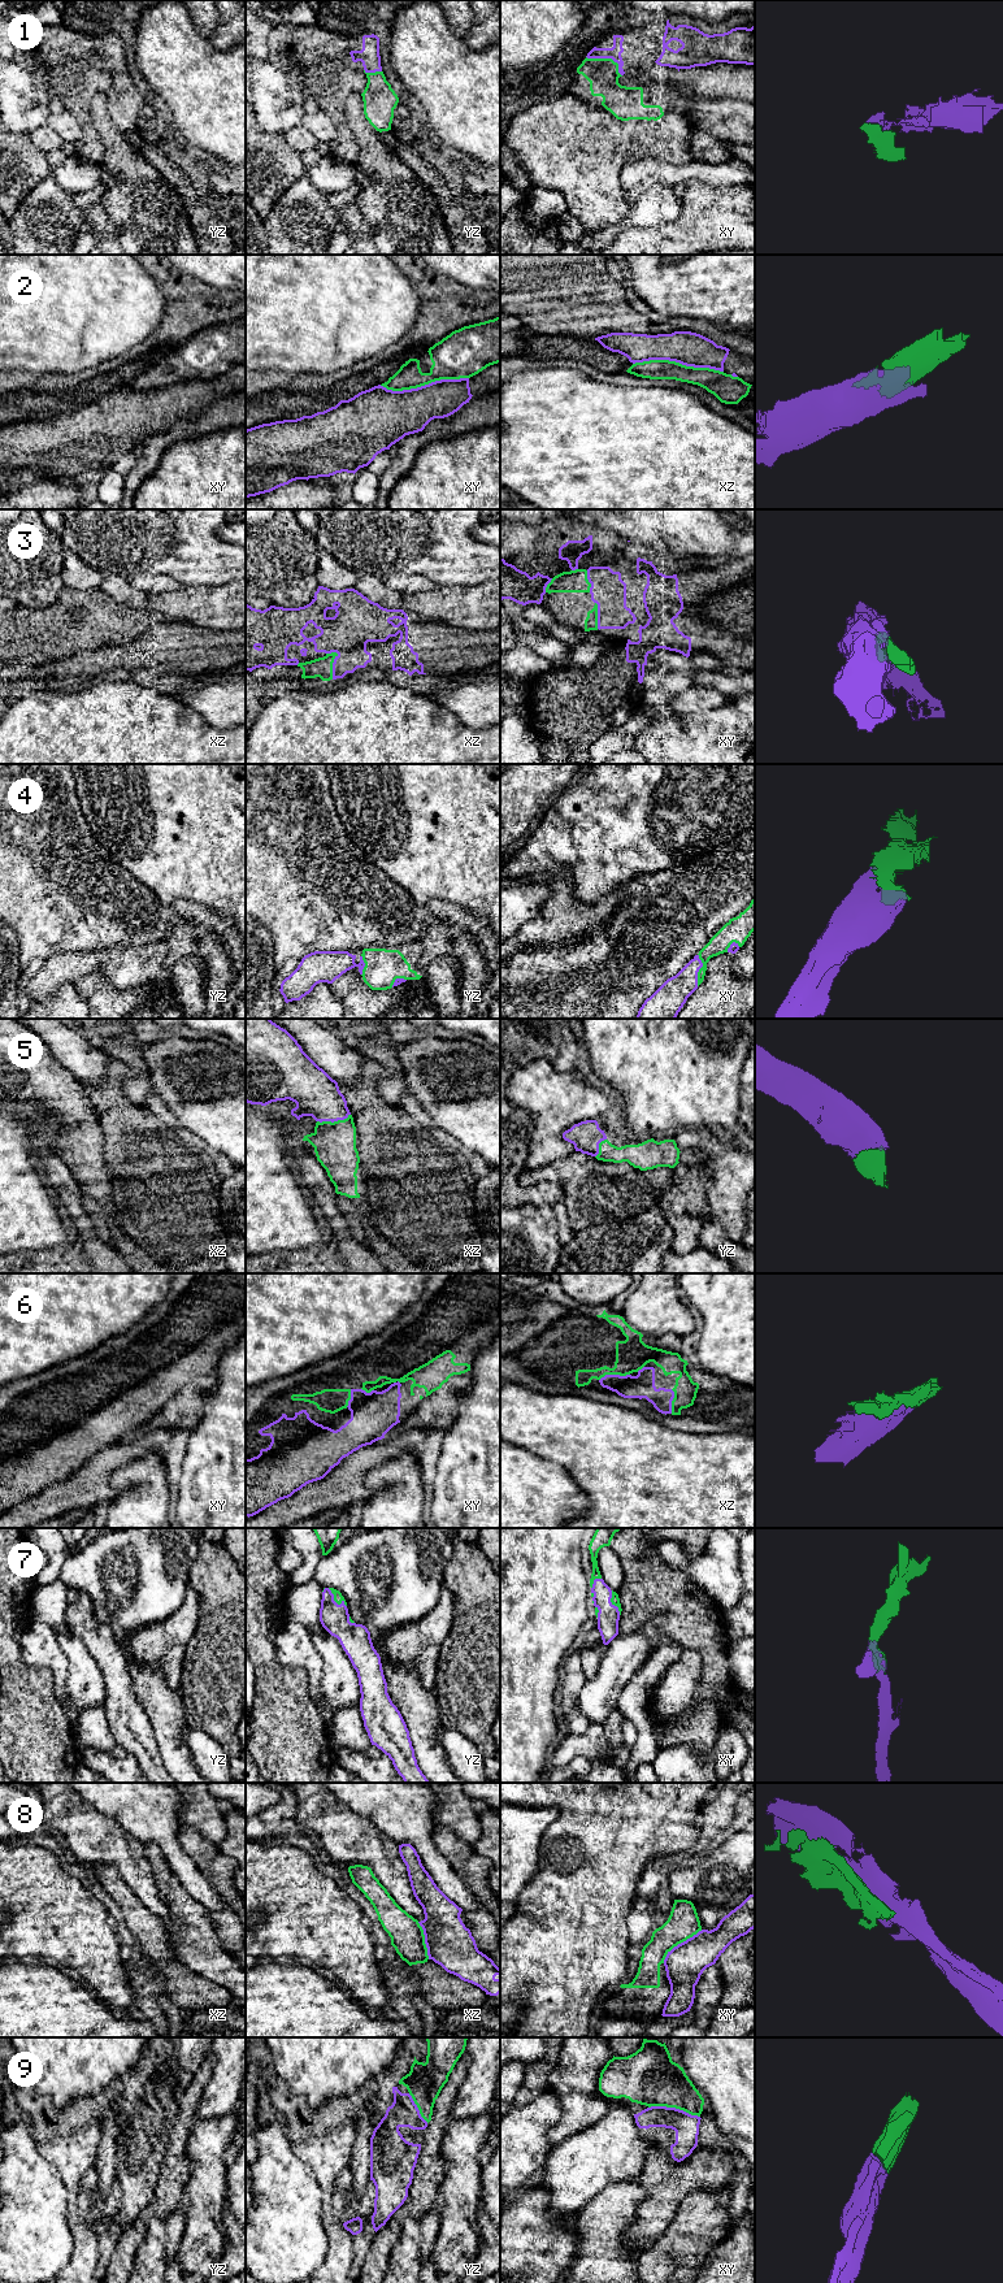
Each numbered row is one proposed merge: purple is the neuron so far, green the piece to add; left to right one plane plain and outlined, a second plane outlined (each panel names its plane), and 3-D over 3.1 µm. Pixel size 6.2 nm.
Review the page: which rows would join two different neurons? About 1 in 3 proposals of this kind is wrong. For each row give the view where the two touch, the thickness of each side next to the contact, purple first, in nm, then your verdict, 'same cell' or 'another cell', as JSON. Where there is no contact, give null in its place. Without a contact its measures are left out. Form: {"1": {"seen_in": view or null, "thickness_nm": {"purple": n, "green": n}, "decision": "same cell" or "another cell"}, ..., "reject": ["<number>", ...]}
{"1": {"seen_in": "xy", "thickness_nm": {"purple": 80, "green": 190}, "decision": "same cell"}, "2": {"seen_in": "xz", "thickness_nm": {"purple": 220, "green": 140}, "decision": "another cell"}, "3": {"seen_in": "xz", "thickness_nm": {"purple": 280, "green": 130}, "decision": "another cell"}, "4": {"seen_in": "xy", "thickness_nm": {"purple": 190, "green": 120}, "decision": "same cell"}, "5": {"seen_in": "xz", "thickness_nm": {"purple": 280, "green": 260}, "decision": "same cell"}, "6": {"seen_in": "xz", "thickness_nm": {"purple": 150, "green": 200}, "decision": "same cell"}, "7": {"seen_in": "yz", "thickness_nm": {"purple": 180, "green": 60}, "decision": "same cell"}, "8": {"seen_in": "xy", "thickness_nm": {"purple": 240, "green": 190}, "decision": "another cell"}, "9": {"seen_in": "xy", "thickness_nm": {"purple": 160, "green": 360}, "decision": "same cell"}, "reject": ["2", "3", "8"]}

